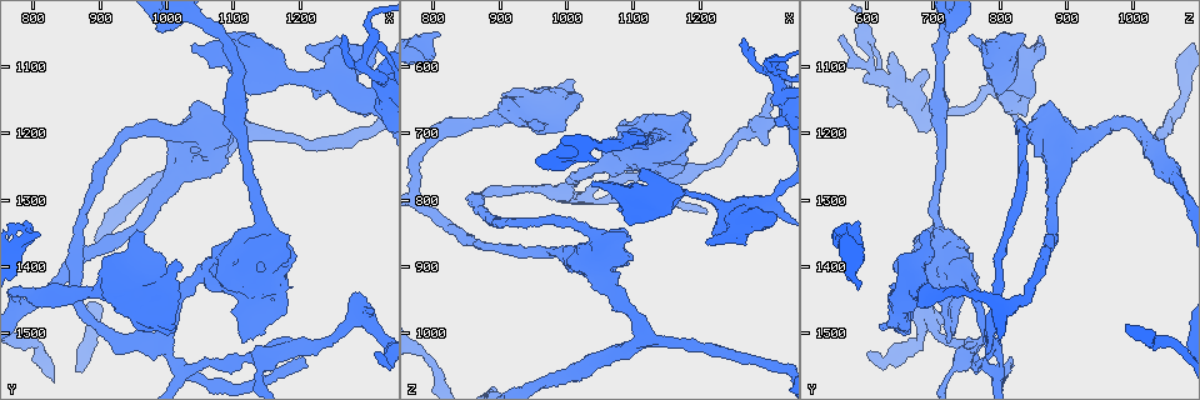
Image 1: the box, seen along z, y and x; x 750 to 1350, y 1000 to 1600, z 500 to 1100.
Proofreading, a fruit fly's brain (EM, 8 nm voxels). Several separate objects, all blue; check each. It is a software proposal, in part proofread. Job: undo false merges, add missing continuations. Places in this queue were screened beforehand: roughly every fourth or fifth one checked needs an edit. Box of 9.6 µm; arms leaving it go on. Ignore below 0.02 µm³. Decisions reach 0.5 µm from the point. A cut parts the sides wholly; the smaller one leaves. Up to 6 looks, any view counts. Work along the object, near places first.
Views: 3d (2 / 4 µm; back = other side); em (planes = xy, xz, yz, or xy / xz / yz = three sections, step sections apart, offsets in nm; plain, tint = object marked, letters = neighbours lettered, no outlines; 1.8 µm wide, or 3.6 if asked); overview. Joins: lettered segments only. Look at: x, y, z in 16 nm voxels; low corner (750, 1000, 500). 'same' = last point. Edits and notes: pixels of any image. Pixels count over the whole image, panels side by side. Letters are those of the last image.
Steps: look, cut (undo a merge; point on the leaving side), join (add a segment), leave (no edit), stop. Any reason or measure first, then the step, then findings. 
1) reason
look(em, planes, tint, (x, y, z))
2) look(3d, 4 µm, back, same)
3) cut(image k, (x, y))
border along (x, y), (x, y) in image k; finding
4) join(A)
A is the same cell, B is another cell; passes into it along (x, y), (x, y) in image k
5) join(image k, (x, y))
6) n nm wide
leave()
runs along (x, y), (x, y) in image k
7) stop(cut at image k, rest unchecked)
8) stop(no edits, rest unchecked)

an open end
look(3d, 4 µm, (810, 1355, 555))

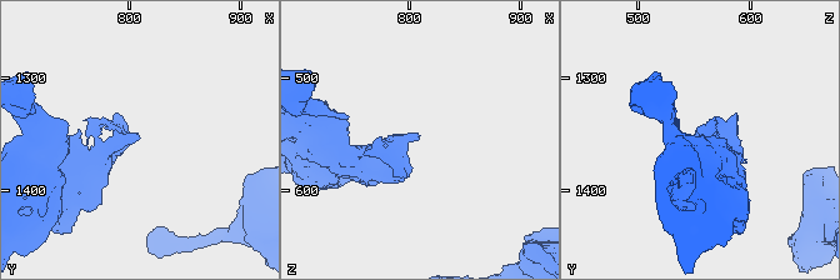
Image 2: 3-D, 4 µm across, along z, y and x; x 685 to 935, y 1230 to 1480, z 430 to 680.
look(em, planes, tint, (808, 1354, 548))

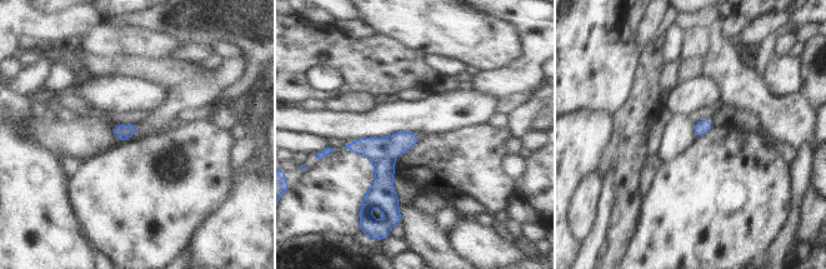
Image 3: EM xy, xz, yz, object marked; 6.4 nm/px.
what lies round it
look(em, planes, letters, same)

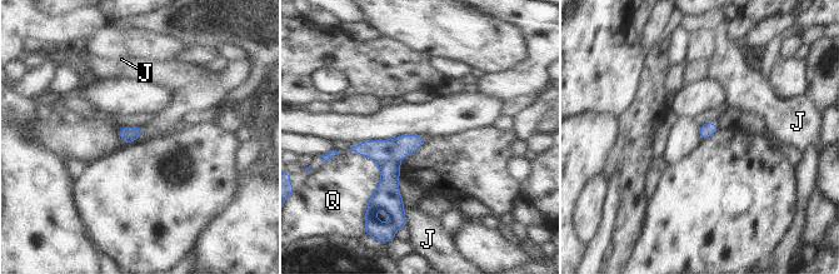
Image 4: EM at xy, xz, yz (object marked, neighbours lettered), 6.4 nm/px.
Q touches over 360 nm
leave()
J and Q are other cells; border along (350, 150), (379, 167), (366, 204) in image 4; none of them fits

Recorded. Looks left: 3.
end of a long branch
look(3d, 4 µm, (1205, 1535, 815))

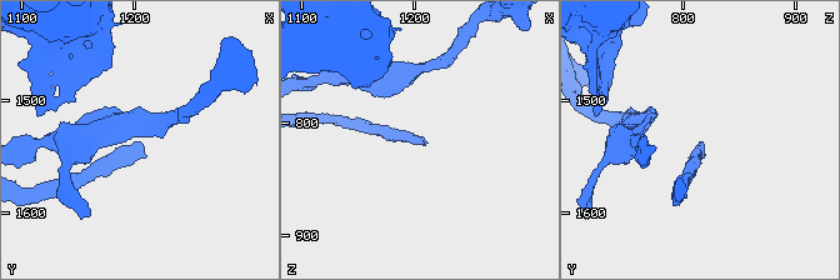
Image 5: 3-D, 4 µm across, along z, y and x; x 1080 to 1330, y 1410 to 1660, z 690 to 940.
need the tissue
look(em, planes, letters, (1204, 1536, 818))

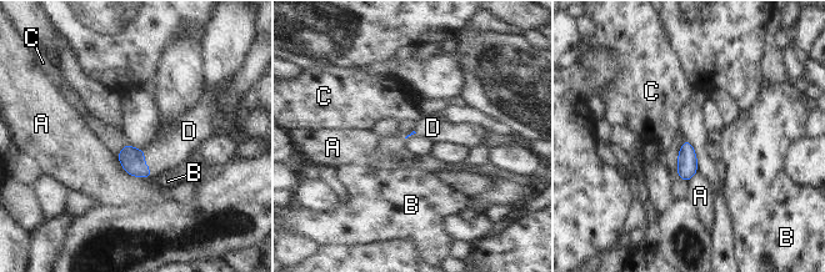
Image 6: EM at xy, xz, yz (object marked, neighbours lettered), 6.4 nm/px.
join(D)
D is the same cell, A, B and C are other cells; passes into it along (131, 160), (145, 164), (165, 152) in image 6; the cell continues

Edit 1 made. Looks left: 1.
stop(join at image 6, rest unchecked)

